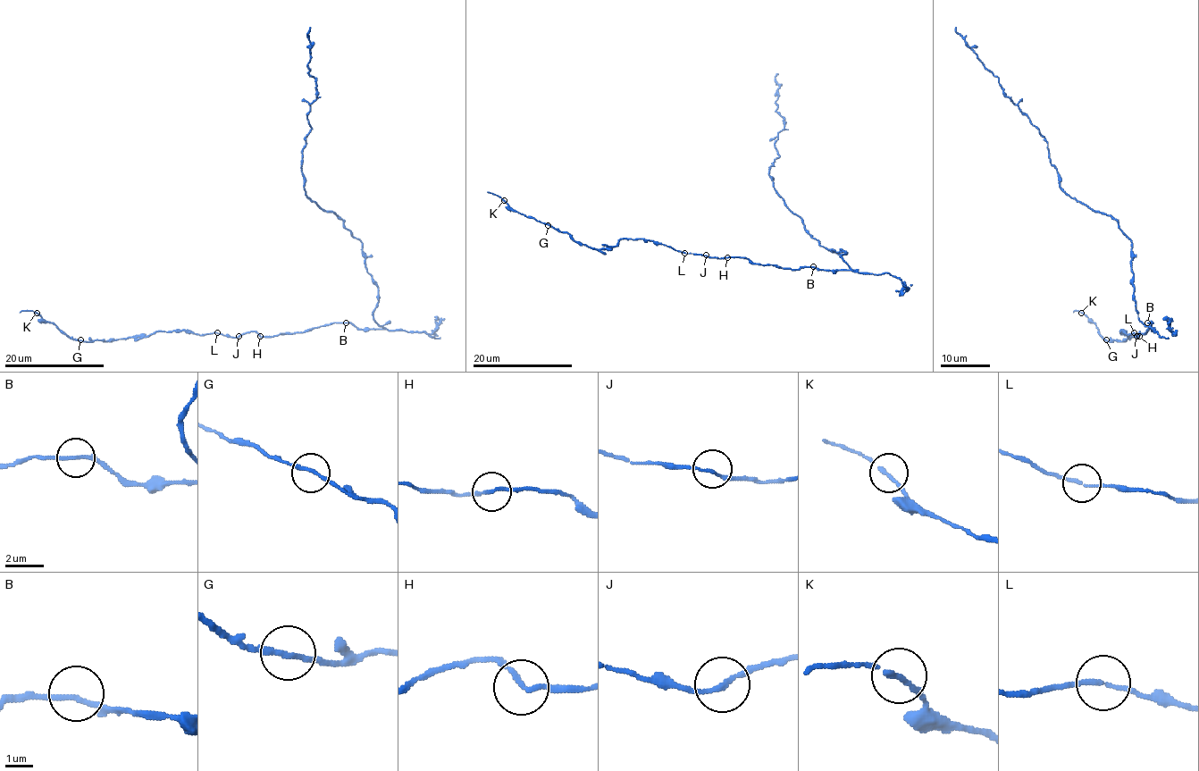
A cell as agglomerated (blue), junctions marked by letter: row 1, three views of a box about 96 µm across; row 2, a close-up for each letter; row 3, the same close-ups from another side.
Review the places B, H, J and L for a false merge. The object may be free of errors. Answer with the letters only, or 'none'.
none

